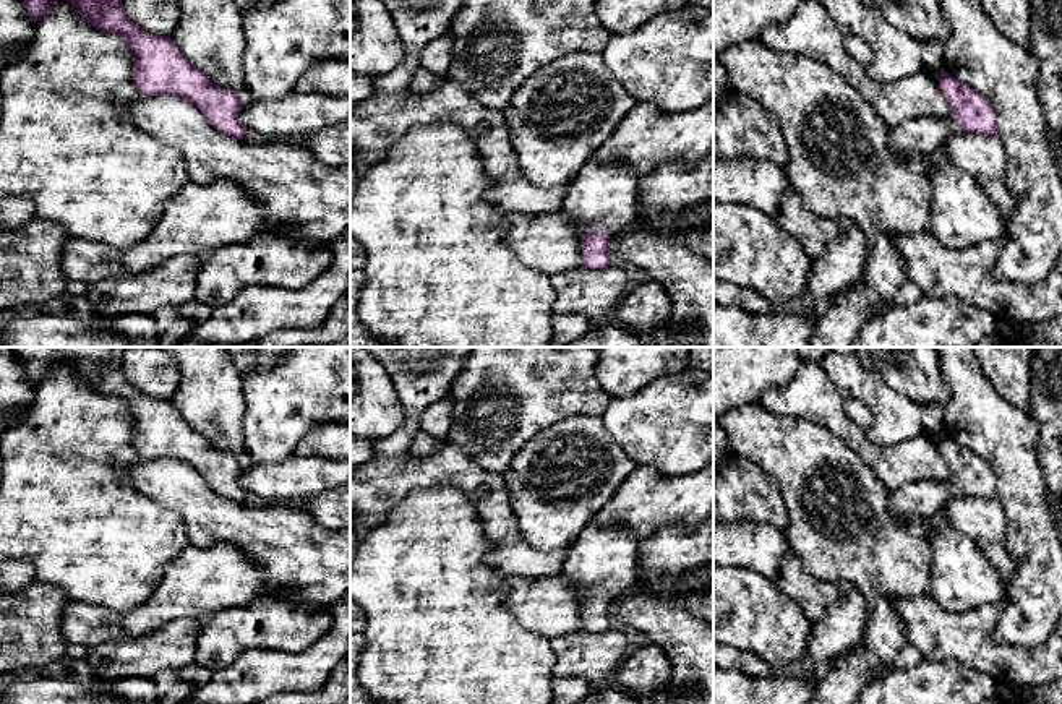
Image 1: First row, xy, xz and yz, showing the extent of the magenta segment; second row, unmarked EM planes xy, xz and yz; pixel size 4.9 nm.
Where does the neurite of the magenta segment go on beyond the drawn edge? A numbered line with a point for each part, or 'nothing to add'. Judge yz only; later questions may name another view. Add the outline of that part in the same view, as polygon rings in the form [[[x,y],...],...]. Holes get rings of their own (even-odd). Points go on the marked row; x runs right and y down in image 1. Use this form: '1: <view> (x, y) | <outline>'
1: yz (928, 135) | [[[921,117],[906,120],[892,128],[890,148],[892,154],[903,159],[913,152],[939,156],[958,127],[953,117]]]

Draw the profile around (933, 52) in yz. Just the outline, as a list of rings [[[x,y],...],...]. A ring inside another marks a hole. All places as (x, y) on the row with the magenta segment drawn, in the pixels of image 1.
[[[921,41],[921,54],[924,63],[923,70],[937,79],[945,68],[944,45],[939,41]]]

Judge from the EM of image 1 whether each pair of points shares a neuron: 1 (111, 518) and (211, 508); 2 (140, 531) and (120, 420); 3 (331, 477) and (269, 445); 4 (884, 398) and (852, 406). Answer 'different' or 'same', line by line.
1: different
2: same
3: different
4: different

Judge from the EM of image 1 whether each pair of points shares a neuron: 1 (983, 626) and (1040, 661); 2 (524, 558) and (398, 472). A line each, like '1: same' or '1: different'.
1: same
2: same

